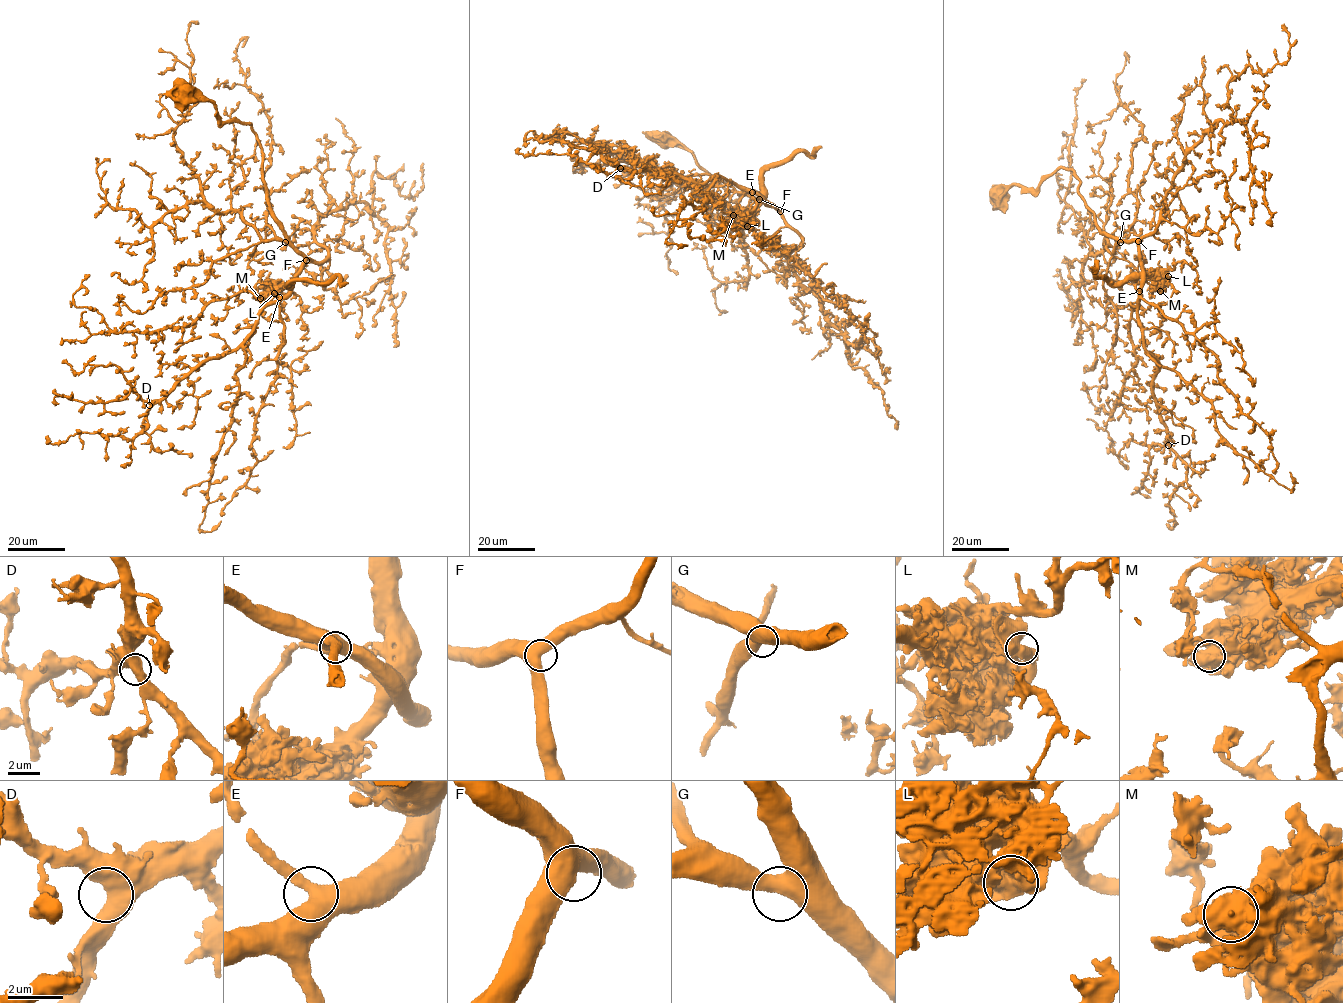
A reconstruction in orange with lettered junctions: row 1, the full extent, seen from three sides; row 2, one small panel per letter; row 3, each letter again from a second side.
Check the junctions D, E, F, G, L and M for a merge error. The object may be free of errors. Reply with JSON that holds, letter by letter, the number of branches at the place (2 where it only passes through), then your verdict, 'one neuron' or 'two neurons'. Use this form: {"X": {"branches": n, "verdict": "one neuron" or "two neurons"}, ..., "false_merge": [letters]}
{"D": {"branches": 2, "verdict": "one neuron"}, "E": {"branches": 2, "verdict": "one neuron"}, "F": {"branches": 2, "verdict": "one neuron"}, "G": {"branches": 2, "verdict": "one neuron"}, "L": {"branches": 2, "verdict": "one neuron"}, "M": {"branches": 2, "verdict": "two neurons"}, "false_merge": ["M"]}

